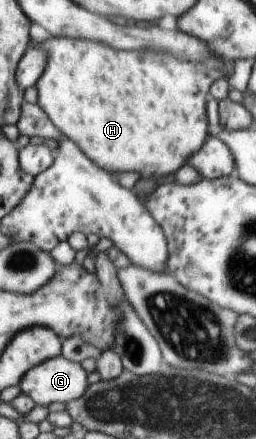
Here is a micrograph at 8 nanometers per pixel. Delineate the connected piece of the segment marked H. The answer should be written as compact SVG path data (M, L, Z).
M48 38L34 44L48 56L46 70L38 79L37 103L58 130L70 138L102 170L140 172L148 180L160 180L174 174L192 154L205 145L206 94L218 80L227 80L234 62L226 62L223 70L214 70L196 62L178 60L172 54L152 50L114 50L102 42L75 38Z

